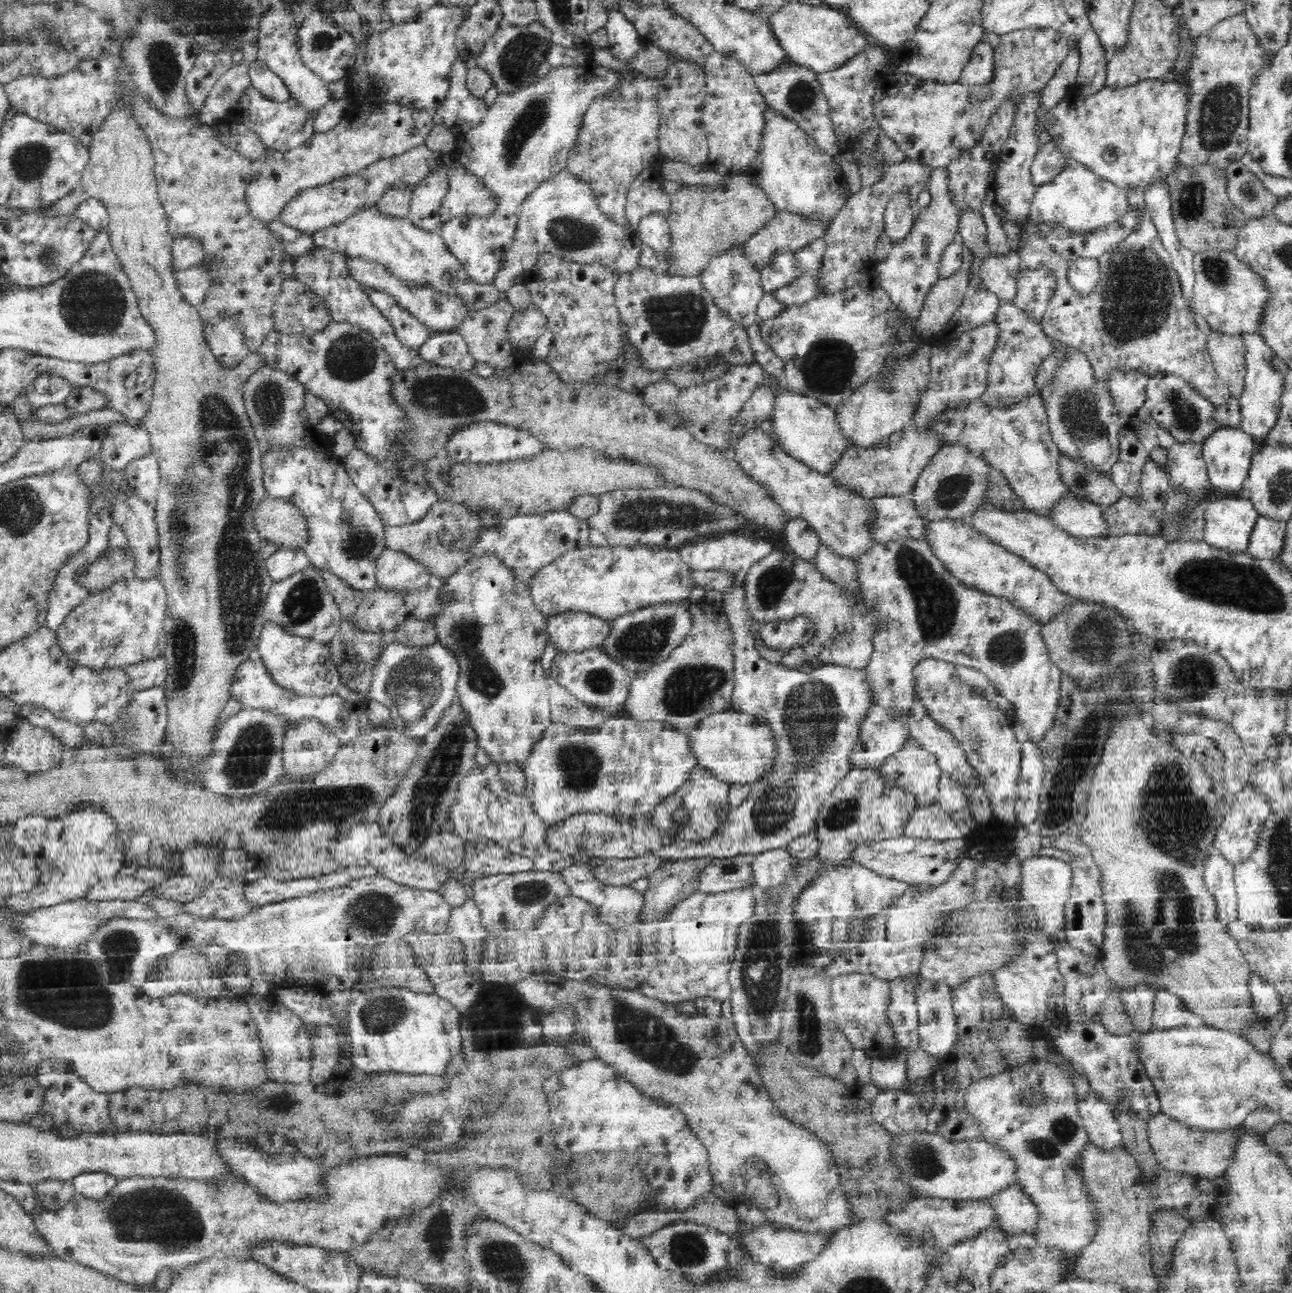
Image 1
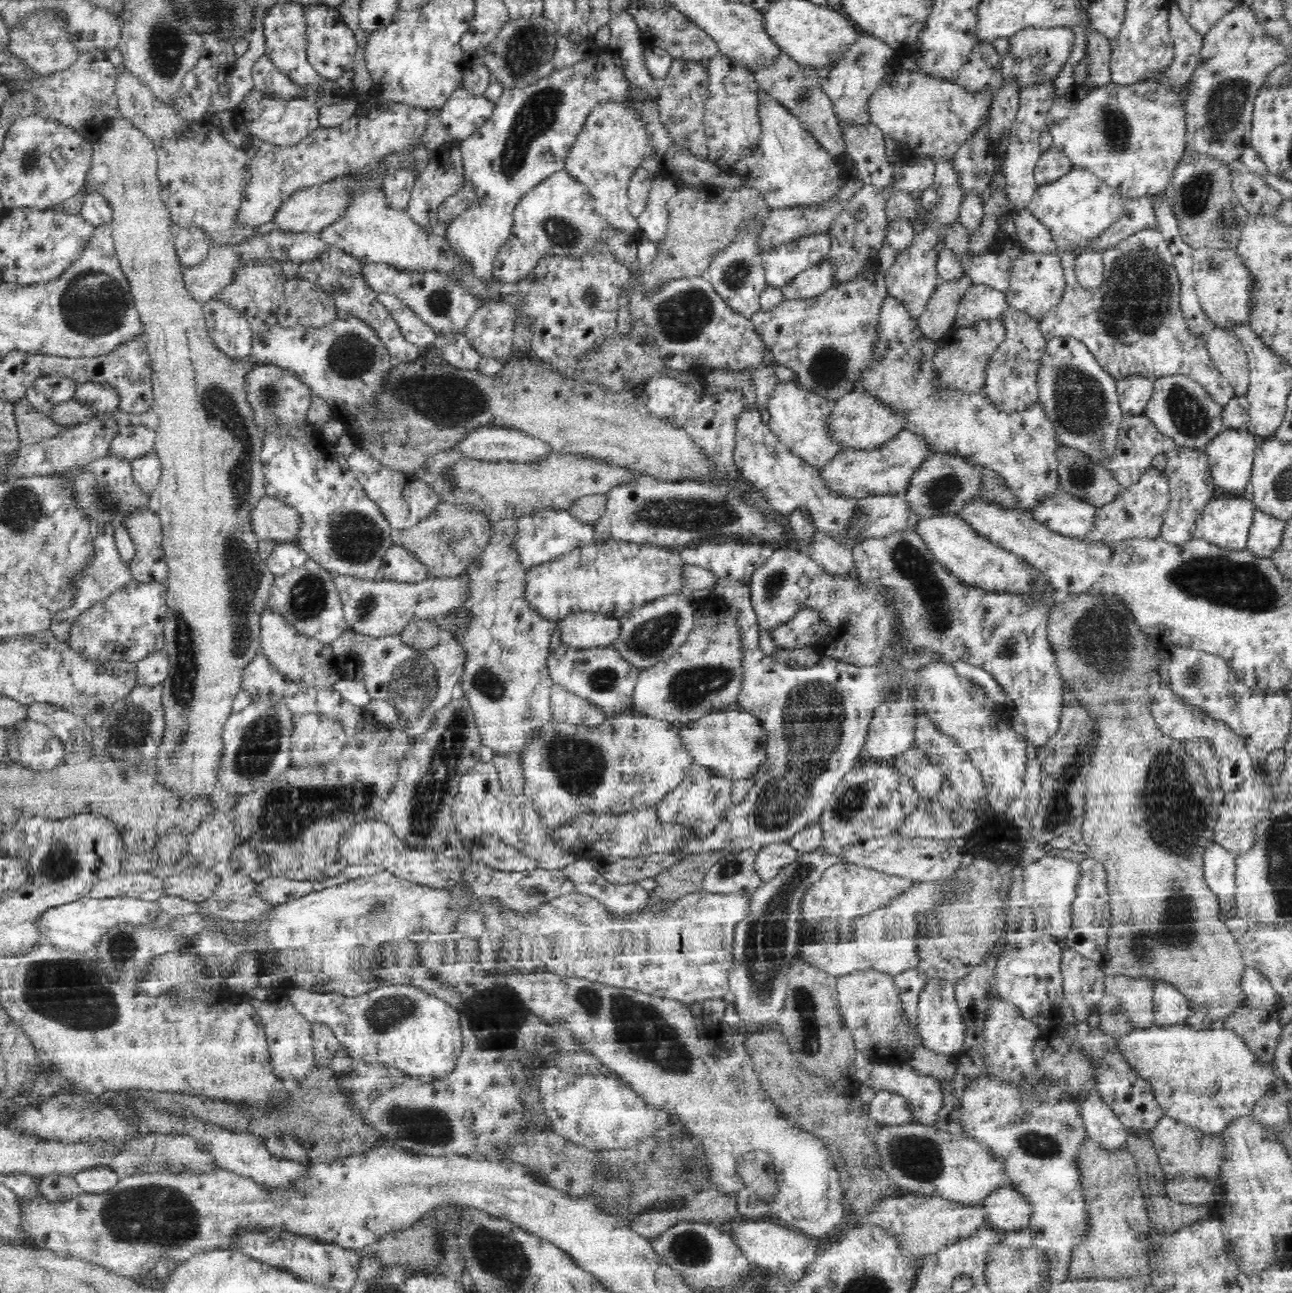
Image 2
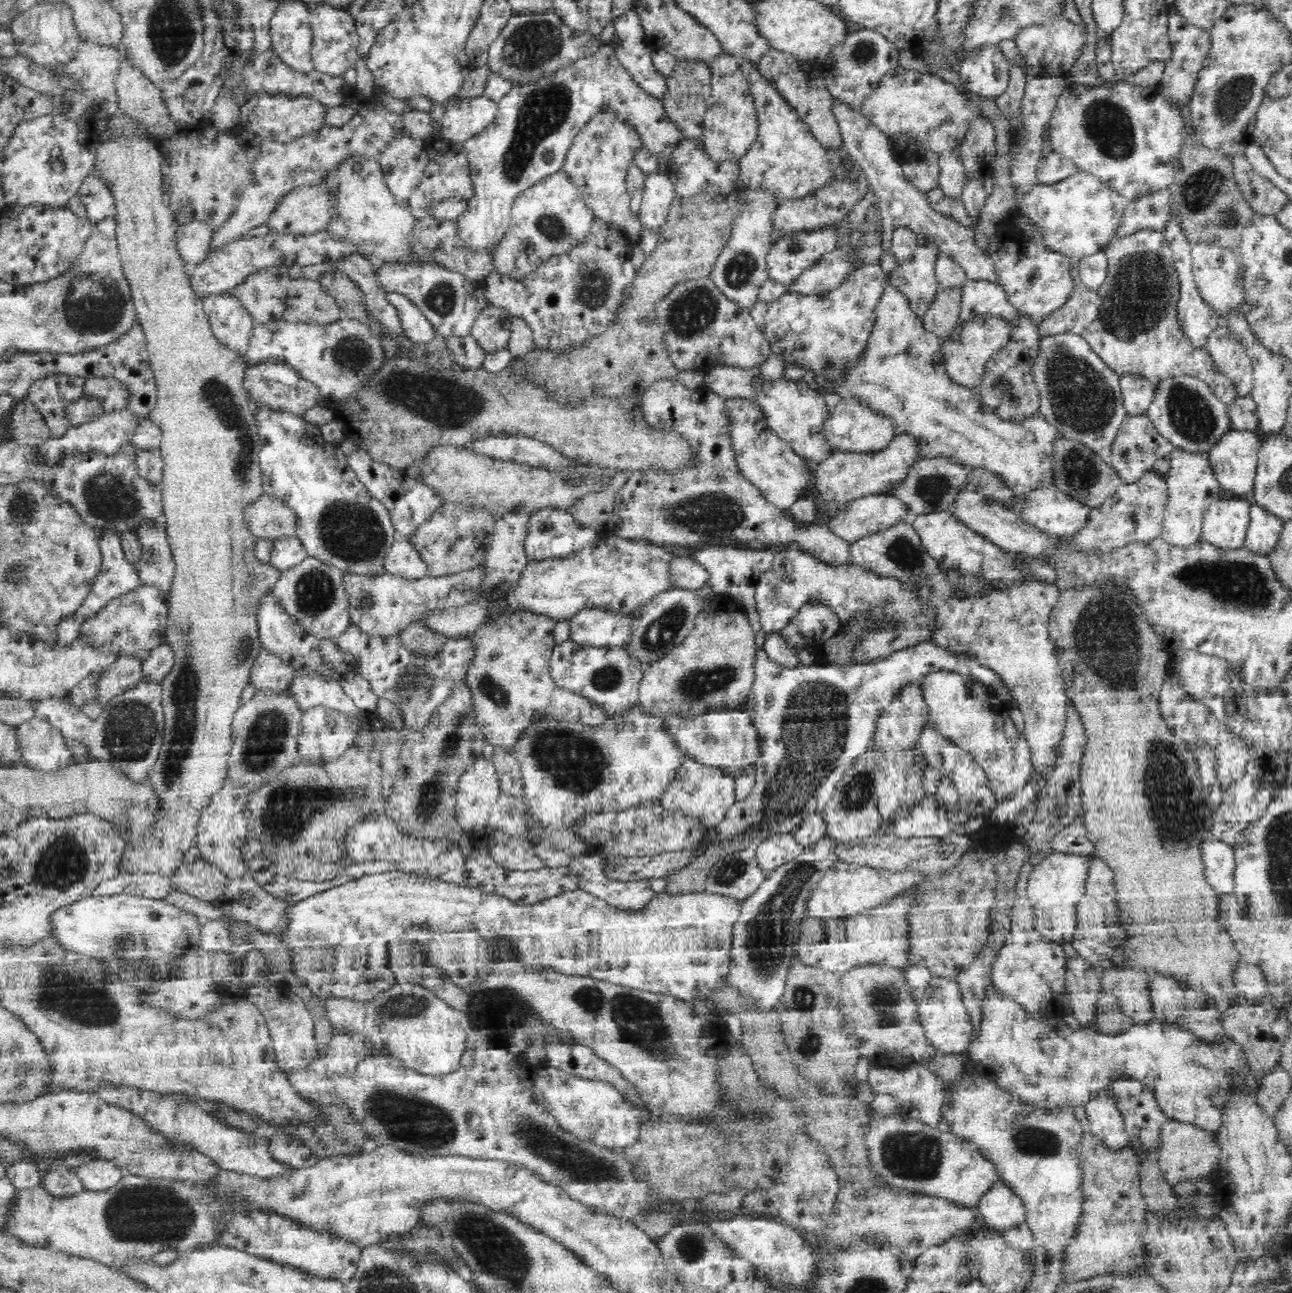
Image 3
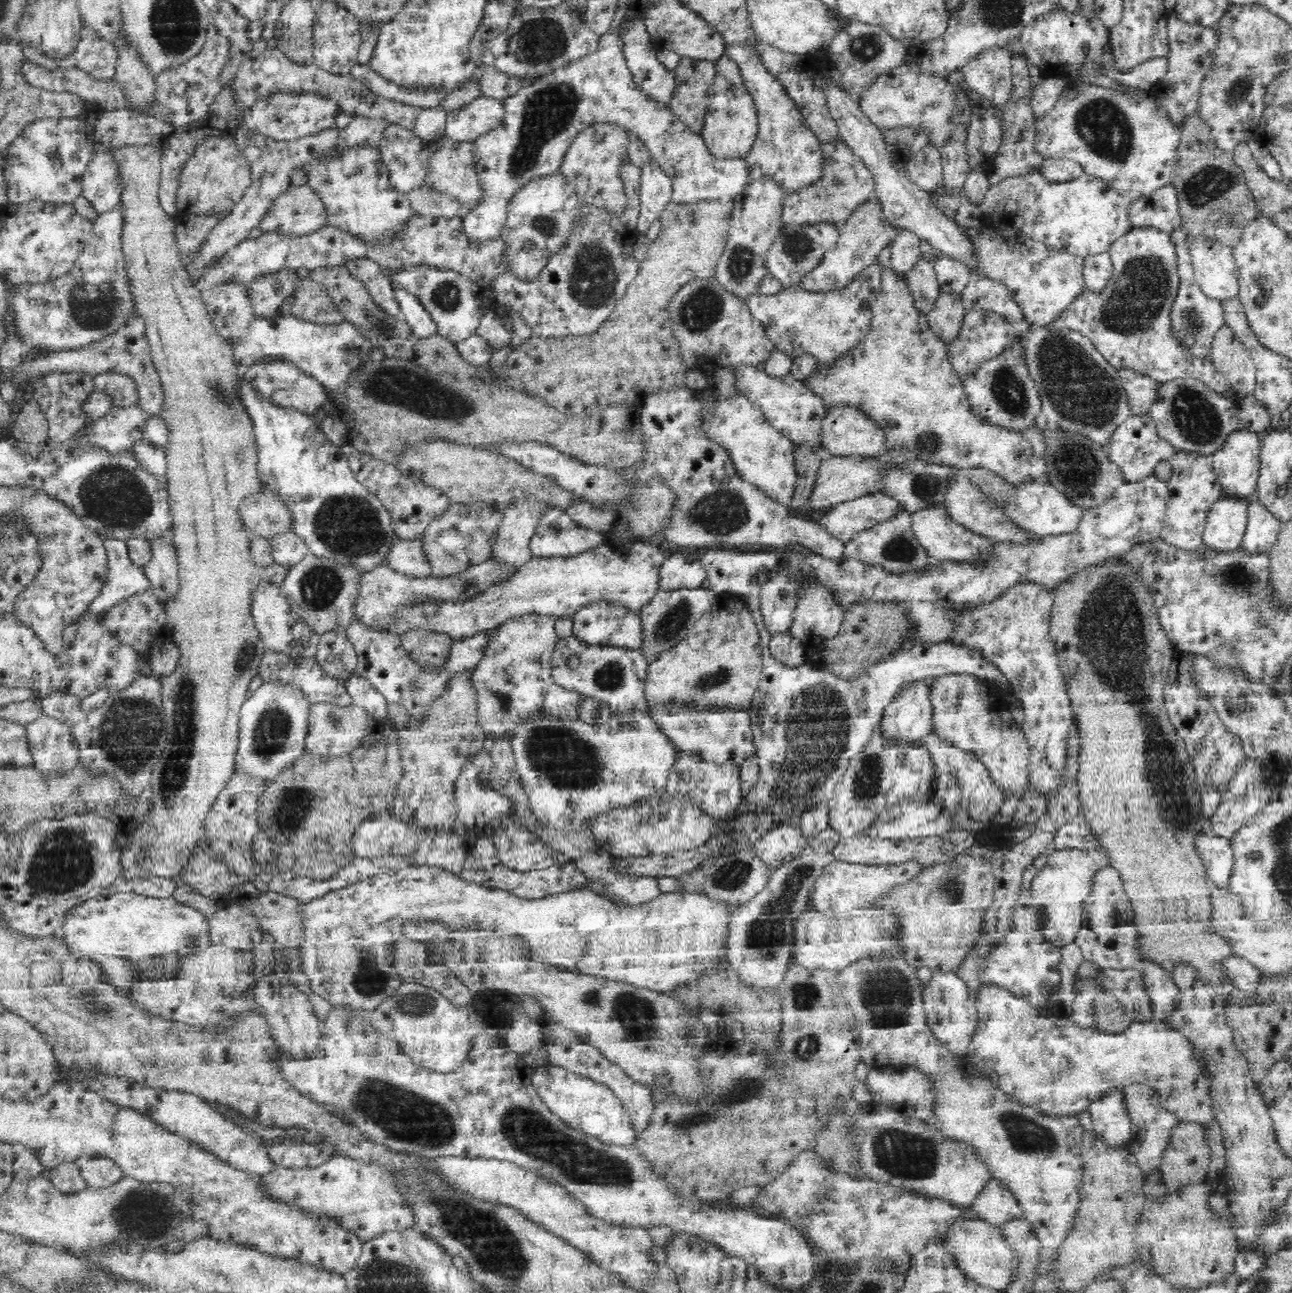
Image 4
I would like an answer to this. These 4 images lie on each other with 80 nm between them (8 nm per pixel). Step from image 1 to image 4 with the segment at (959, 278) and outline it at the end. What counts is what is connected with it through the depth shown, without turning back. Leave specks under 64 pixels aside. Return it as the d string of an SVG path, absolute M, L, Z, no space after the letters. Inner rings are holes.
M941 293L938 300L936 300L936 304L934 304L934 308L927 313L928 325L930 325L930 328L940 340L950 344L958 338L966 313L960 294Z

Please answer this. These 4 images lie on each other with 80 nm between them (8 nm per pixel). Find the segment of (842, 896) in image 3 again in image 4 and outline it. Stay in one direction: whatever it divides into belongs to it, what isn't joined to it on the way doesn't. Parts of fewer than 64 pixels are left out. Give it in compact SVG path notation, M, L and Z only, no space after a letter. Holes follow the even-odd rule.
M832 859L816 879L811 894L810 908L817 912L850 912L869 907L880 894L889 891L894 885L909 881L922 870L922 863L916 859L900 861L898 864L850 864Z

